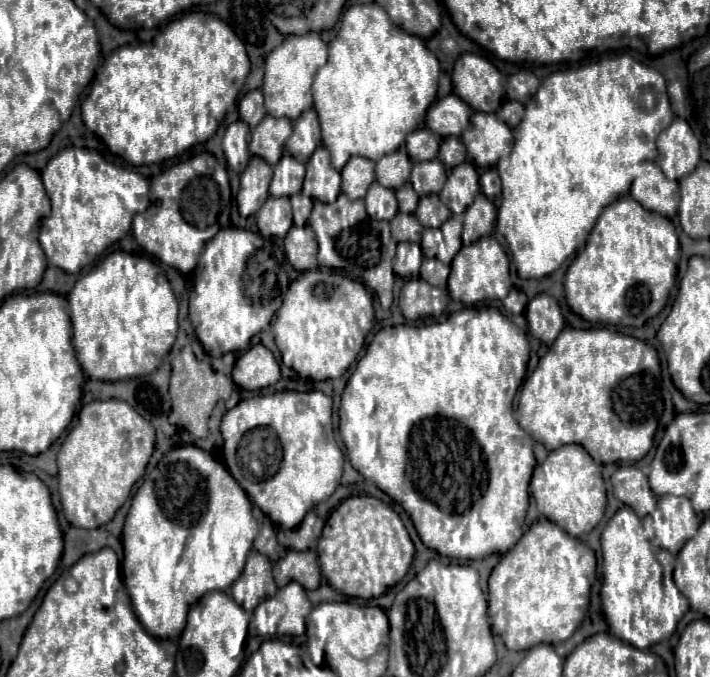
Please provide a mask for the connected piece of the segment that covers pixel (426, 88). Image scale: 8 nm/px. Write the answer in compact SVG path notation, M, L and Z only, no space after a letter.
M373 2L348 7L344 11L338 35L329 44L328 61L320 67L320 71L316 71L312 83L314 109L320 117L321 139L330 151L332 165L340 171L354 155L378 161L382 155L396 151L410 131L424 127L424 115L436 99L438 77L440 63L436 55L420 37L396 27L380 5Z

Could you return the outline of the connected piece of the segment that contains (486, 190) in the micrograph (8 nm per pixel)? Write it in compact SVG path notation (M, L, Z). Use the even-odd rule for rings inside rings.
M488 169L480 175L480 187L482 187L482 193L490 199L498 197L500 195L500 177L498 177L498 171L496 169Z

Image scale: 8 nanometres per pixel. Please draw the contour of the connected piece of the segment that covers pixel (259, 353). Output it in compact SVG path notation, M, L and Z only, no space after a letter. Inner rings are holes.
M262 343L250 347L242 359L238 357L232 377L236 385L254 391L268 385L274 385L280 379L280 365L274 359L272 351L266 349Z

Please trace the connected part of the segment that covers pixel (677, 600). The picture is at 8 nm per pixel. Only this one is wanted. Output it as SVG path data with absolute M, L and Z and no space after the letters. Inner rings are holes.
M630 507L620 509L604 527L602 559L604 581L600 599L610 633L638 649L648 649L670 637L688 611L688 601L673 581L675 557L665 549L650 547L642 521Z

